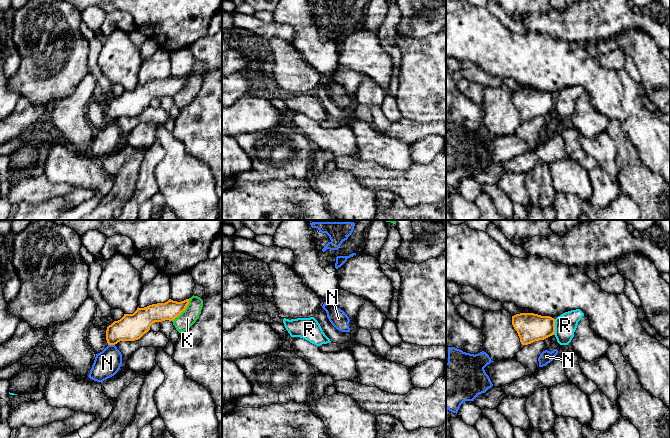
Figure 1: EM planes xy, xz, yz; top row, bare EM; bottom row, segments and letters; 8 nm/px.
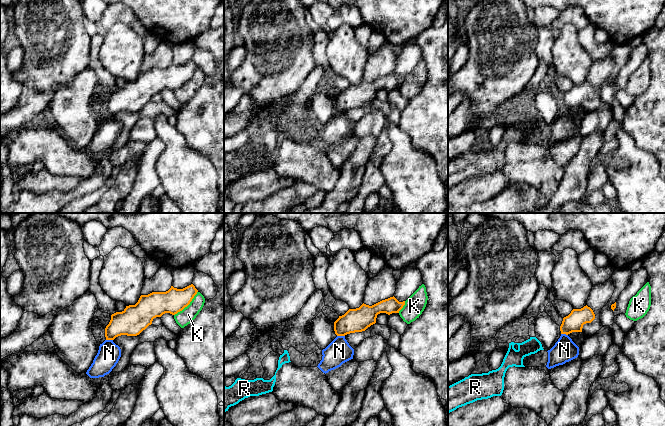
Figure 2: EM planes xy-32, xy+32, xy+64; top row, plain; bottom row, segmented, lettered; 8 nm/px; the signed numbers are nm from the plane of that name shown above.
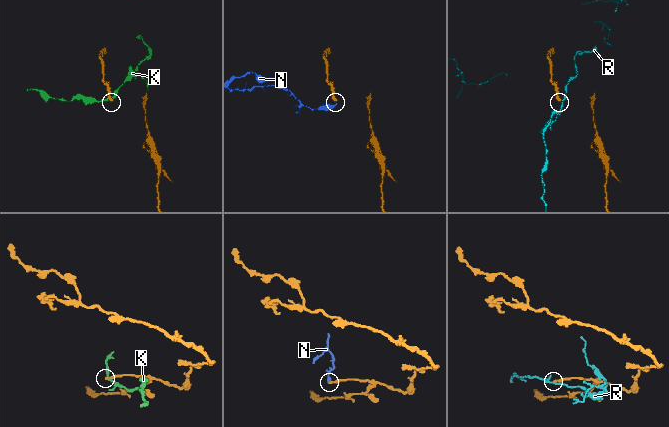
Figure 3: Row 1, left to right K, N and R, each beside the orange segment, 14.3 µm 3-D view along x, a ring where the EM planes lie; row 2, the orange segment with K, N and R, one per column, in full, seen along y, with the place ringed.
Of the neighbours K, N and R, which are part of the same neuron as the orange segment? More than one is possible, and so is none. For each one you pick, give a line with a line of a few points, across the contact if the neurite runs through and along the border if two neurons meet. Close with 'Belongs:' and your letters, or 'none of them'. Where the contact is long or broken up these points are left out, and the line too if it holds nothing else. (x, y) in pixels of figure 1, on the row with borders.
Belongs: none of them

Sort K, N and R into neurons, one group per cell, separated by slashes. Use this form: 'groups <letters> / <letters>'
groups K / N / R

